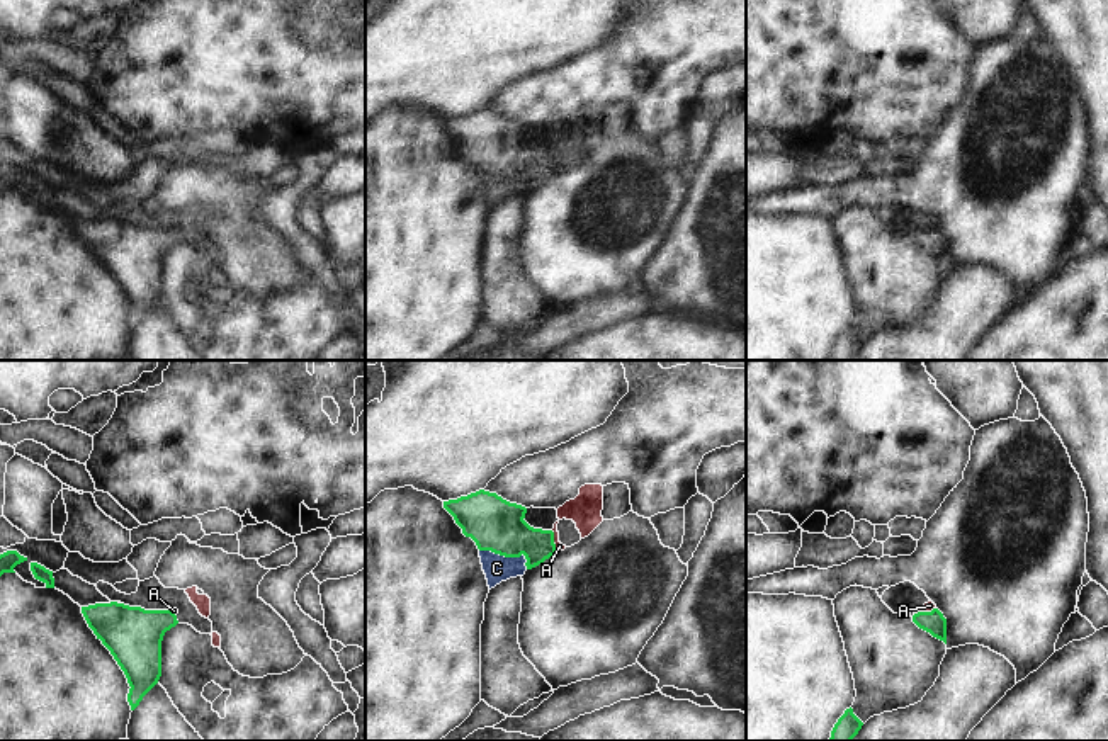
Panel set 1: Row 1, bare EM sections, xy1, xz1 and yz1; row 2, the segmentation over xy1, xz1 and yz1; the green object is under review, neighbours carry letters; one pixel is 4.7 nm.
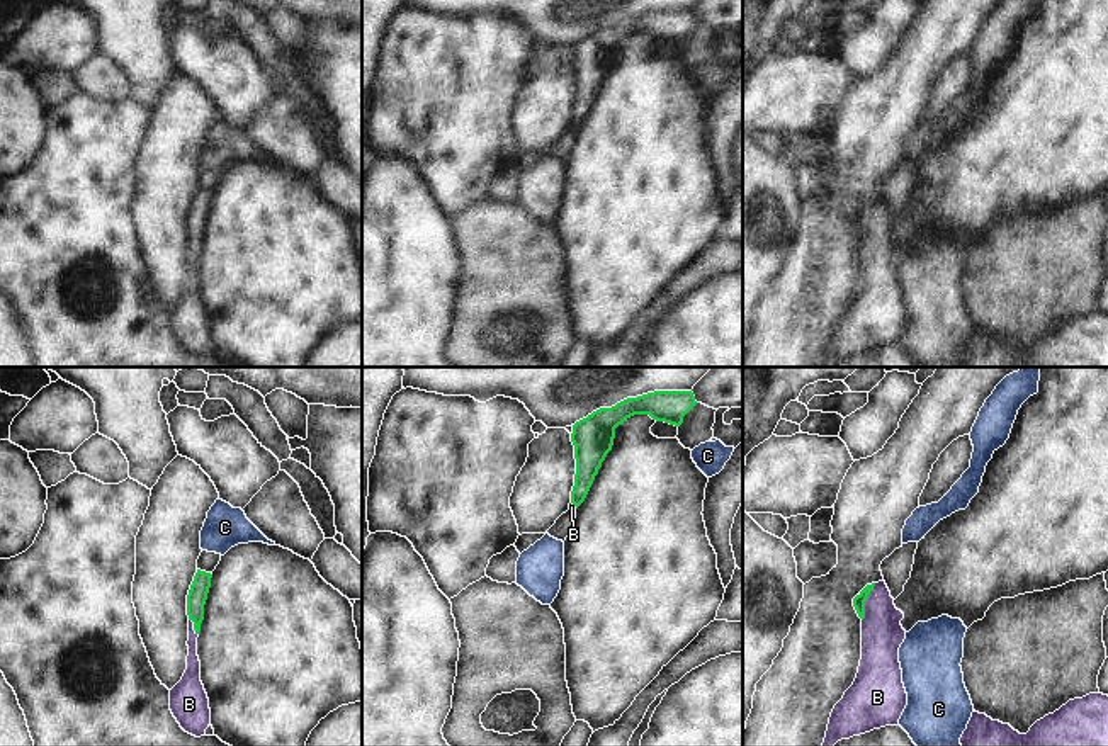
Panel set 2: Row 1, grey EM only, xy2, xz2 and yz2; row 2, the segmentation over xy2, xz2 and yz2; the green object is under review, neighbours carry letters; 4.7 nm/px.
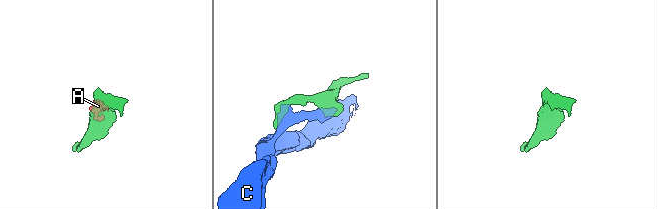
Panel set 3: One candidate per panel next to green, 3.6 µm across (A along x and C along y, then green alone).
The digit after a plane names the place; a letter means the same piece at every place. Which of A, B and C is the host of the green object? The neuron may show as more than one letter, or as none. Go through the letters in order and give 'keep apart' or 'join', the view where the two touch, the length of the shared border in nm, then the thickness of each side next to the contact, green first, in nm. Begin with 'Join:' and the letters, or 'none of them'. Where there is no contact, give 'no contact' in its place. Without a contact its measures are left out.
Join: B
A: keep apart; contact in yz1; length 110 nm; calibres 110 and 50 nm
B: join; contact in yz2; length 200 nm; calibres 60 and 200 nm
C: keep apart; contact in xz1; length 240 nm; calibres 260 and 130 nm

